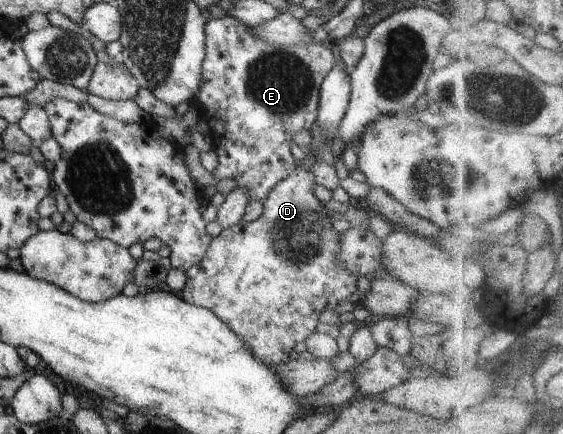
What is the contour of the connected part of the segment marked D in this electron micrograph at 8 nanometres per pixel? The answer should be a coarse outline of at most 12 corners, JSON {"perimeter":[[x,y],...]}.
{"perimeter":[[311,165],[211,238],[182,298],[268,366],[361,305]]}

